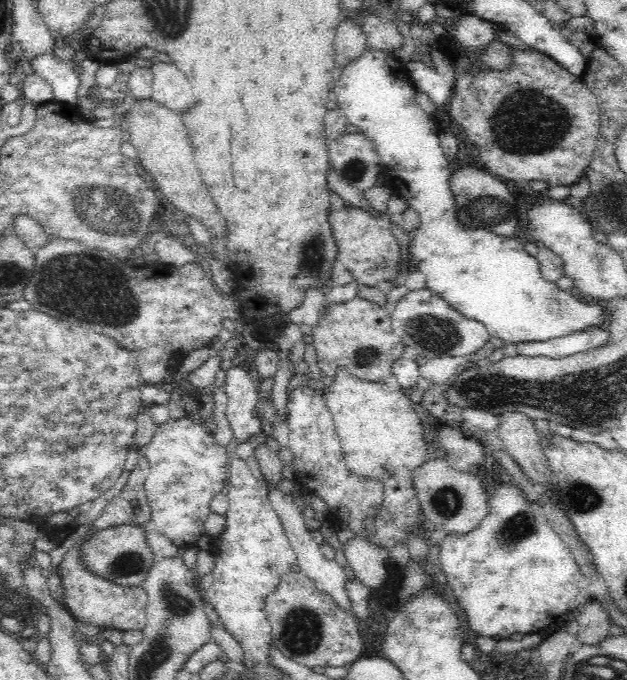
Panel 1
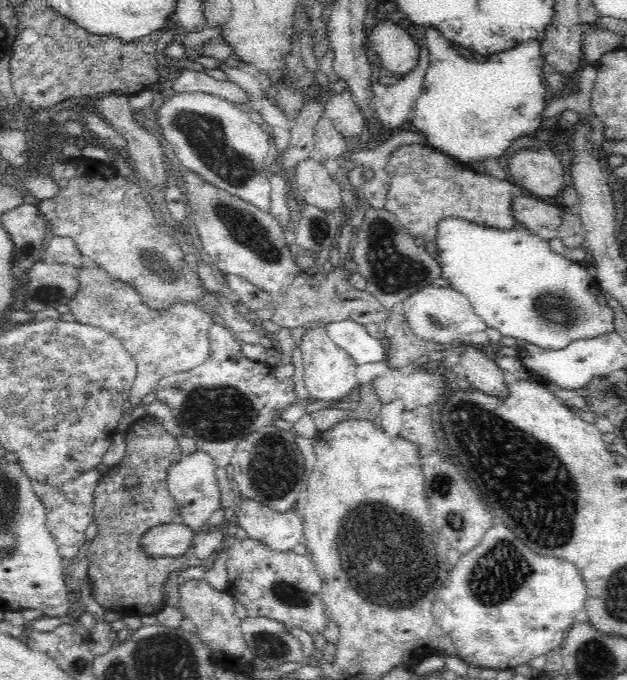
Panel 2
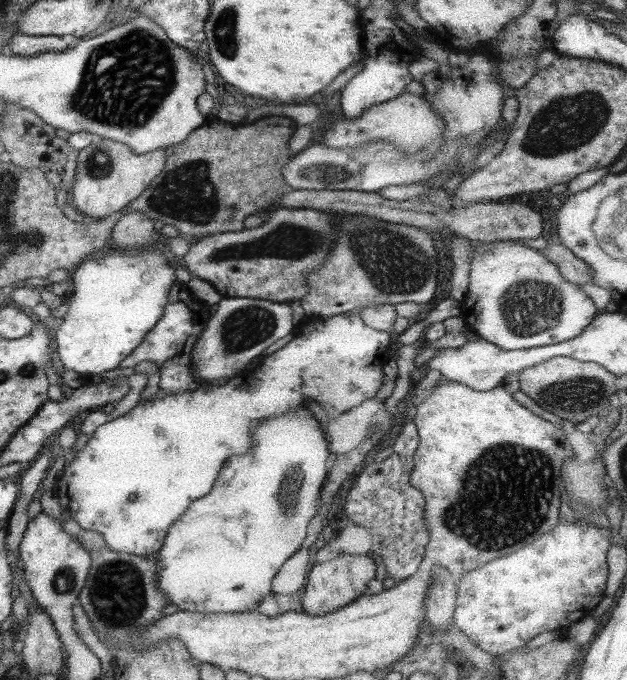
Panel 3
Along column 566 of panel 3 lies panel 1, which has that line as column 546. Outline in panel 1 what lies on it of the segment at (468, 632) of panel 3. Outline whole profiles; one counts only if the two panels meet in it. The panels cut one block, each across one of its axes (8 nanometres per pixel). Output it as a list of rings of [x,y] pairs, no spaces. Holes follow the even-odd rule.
[[[508,476],[496,484],[492,496],[488,498],[488,512],[478,528],[462,536],[452,533],[441,544],[439,559],[442,571],[454,591],[460,610],[466,614],[467,627],[472,632],[492,637],[499,634],[507,639],[516,632],[525,635],[536,633],[557,622],[558,616],[567,611],[576,611],[591,598],[588,593],[589,581],[580,574],[576,560],[558,534],[552,532],[546,522],[518,524],[518,520],[536,522],[536,518],[530,514],[531,505],[523,491]]]

